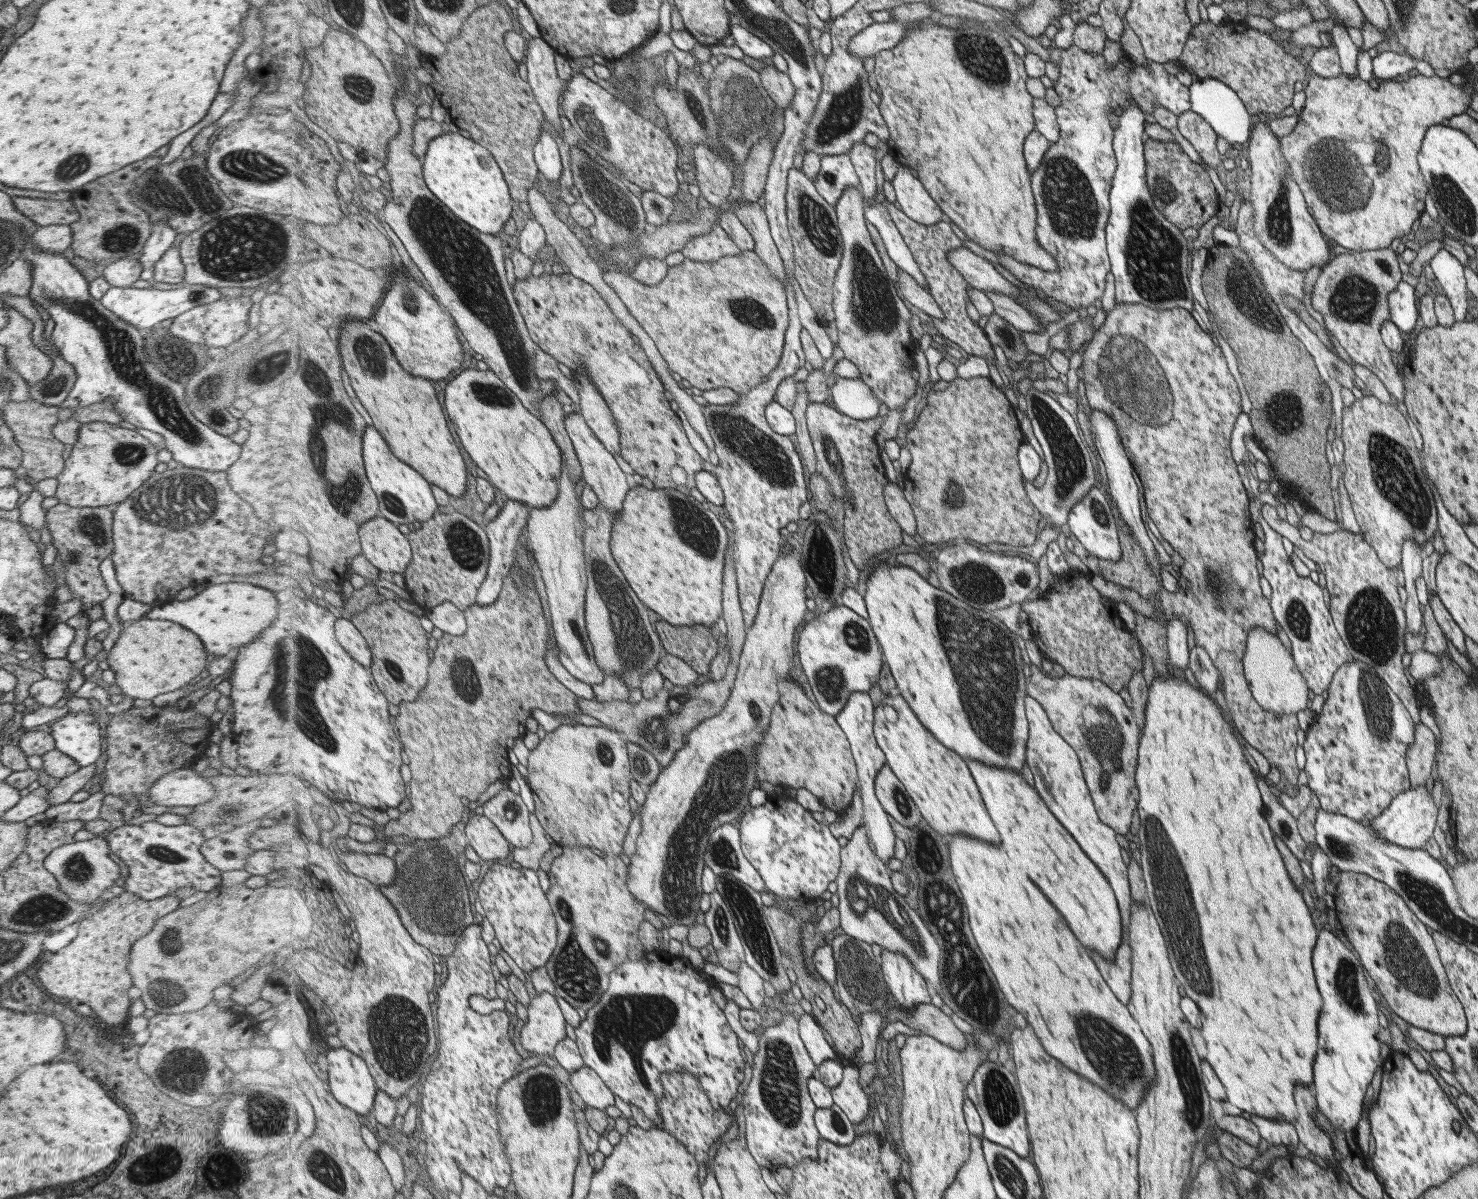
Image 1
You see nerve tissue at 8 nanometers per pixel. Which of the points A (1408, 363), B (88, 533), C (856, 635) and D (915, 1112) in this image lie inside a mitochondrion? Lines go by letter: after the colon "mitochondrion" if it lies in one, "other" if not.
A: other
B: mitochondrion
C: mitochondrion
D: other

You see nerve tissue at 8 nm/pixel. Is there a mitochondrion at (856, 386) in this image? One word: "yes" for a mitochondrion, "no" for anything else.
no

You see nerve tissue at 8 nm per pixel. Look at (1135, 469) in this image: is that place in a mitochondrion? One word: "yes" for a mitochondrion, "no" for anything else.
no

